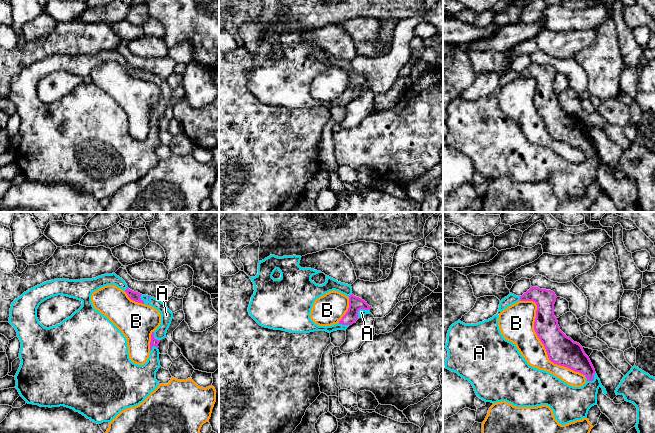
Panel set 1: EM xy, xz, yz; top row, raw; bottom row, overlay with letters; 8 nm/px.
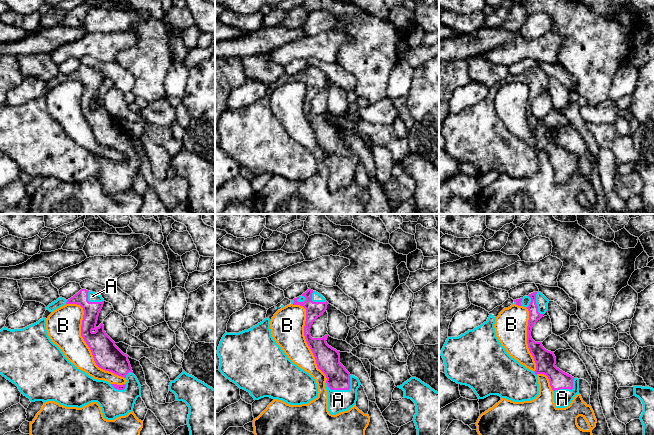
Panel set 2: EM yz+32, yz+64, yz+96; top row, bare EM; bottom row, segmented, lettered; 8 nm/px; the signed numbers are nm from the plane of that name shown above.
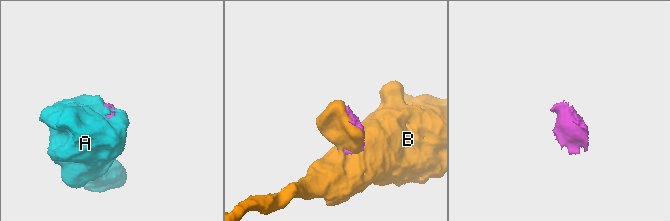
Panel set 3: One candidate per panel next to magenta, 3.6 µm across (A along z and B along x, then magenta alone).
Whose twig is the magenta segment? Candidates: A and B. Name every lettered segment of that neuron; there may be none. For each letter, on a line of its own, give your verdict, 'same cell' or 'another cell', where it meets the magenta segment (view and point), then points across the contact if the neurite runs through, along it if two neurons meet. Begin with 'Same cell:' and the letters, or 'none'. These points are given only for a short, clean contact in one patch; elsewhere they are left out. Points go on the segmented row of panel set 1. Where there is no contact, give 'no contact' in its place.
Same cell: A
A: same cell; contact yz (593, 379)
B: another cell; contact yz (540, 340)

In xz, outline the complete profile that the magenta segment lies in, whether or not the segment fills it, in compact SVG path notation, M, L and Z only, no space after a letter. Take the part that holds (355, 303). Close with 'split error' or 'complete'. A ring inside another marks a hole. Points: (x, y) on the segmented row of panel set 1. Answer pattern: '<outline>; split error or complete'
M270 255L258 263L258 274L250 277L254 284L254 294L248 307L250 316L262 327L282 330L290 333L310 333L314 331L326 331L331 333L337 330L346 330L355 323L361 316L370 314L370 306L359 297L352 294L351 285L338 282L326 275L326 282L322 285L311 280L313 275L322 273L311 268L301 268L299 266L301 256L278 257ZM278 269L281 273L280 279L272 277L274 271ZM330 291L338 291L349 298L349 308L342 319L331 326L319 326L315 324L310 313L315 300Z; split error

